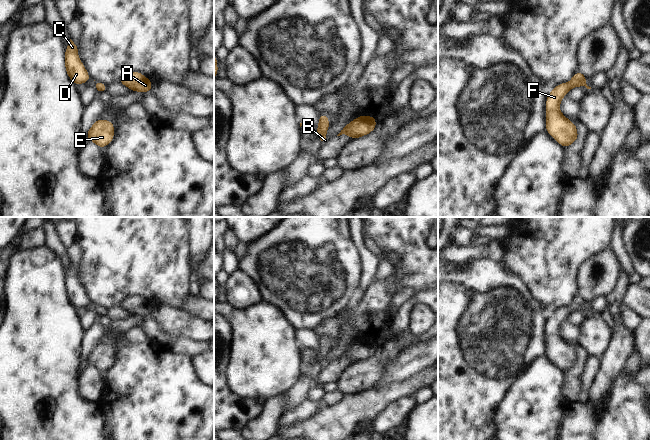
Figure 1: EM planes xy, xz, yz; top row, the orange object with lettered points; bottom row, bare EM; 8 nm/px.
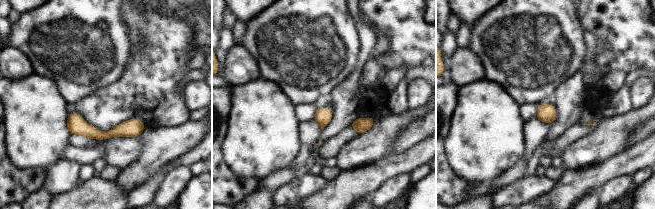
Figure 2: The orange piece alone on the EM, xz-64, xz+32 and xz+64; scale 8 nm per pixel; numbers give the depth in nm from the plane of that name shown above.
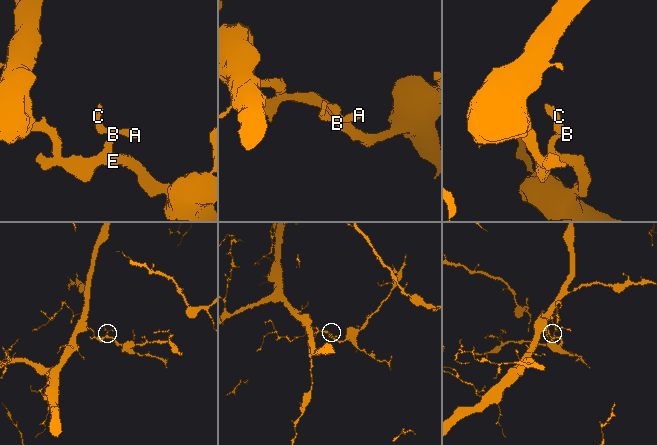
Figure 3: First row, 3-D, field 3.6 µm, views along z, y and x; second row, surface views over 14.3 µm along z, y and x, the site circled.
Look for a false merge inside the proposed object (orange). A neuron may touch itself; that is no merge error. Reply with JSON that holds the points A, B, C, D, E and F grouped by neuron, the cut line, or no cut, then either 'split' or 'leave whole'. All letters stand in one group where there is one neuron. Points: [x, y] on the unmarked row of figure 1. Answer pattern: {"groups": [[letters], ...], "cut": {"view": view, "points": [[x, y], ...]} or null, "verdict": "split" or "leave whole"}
{"groups": [["A", "B", "C", "D", "E", "F"]], "cut": null, "verdict": "leave whole"}

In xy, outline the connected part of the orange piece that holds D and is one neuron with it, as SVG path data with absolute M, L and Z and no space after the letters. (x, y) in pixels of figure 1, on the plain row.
M71 263L67 269L64 286L69 302L76 309L81 309L91 303L78 281L78 271Z

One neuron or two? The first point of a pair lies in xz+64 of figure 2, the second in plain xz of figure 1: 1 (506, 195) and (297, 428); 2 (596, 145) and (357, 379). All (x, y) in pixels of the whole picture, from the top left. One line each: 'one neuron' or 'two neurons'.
1: two neurons
2: one neuron

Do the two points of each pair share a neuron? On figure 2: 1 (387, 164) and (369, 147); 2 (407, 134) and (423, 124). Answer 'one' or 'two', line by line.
1: two
2: one

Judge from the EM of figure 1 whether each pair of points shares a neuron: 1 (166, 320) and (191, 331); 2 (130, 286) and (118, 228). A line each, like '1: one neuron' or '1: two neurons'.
1: one neuron
2: one neuron

